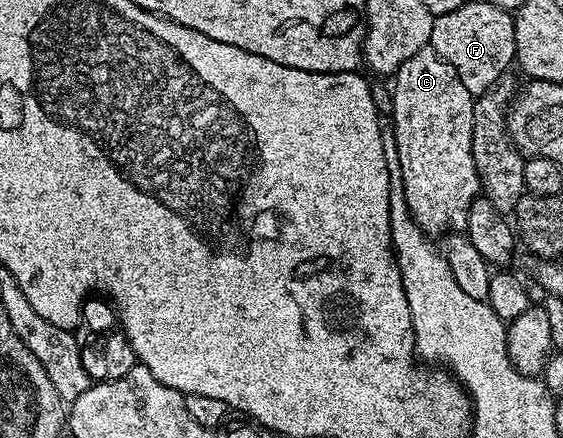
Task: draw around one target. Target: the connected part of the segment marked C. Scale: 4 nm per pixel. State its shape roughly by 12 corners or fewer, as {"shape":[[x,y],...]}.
{"shape":[[428,47],[391,125],[413,222],[464,230],[481,189],[475,99]]}

